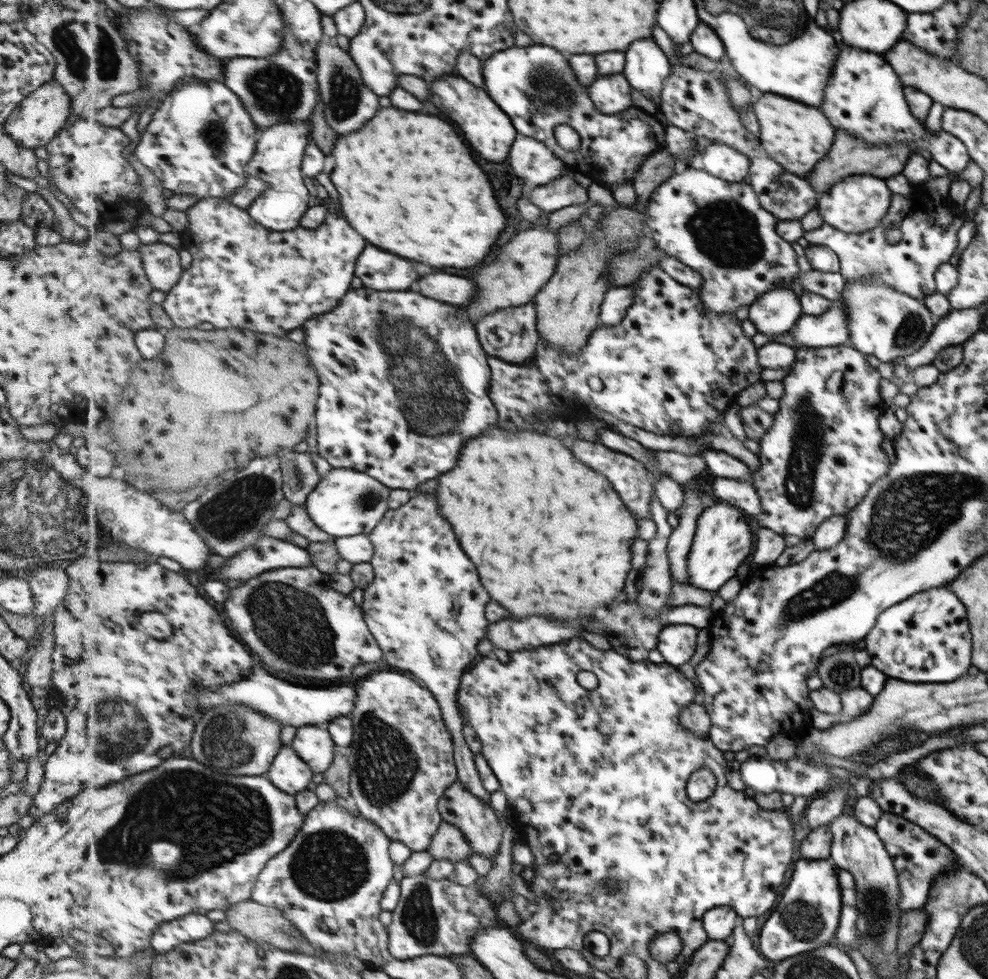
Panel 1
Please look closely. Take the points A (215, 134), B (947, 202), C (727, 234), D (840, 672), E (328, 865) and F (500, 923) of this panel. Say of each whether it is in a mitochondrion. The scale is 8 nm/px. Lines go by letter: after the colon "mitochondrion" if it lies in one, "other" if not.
A: mitochondrion
B: other
C: mitochondrion
D: mitochondrion
E: mitochondrion
F: other

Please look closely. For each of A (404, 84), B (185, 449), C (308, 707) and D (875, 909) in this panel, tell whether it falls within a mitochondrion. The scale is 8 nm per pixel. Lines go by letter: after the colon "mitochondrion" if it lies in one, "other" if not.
A: other
B: other
C: other
D: mitochondrion

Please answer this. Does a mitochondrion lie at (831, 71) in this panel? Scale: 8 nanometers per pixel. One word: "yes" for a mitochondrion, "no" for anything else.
no

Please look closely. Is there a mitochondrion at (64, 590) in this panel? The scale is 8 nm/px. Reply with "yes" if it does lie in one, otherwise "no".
no

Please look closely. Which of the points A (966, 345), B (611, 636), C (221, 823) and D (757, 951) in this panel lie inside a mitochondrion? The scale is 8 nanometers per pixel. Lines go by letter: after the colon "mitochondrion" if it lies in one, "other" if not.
A: other
B: other
C: mitochondrion
D: other

